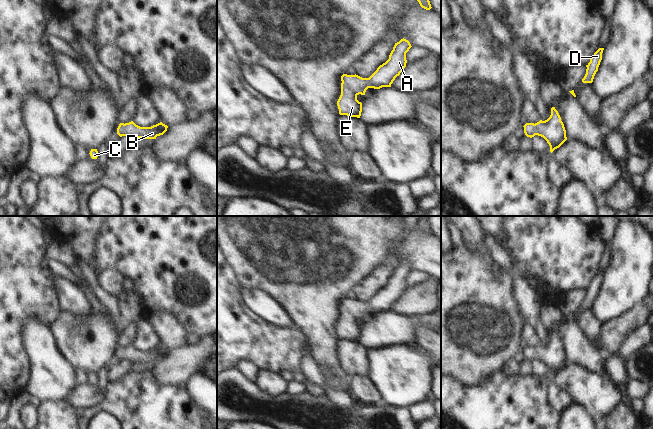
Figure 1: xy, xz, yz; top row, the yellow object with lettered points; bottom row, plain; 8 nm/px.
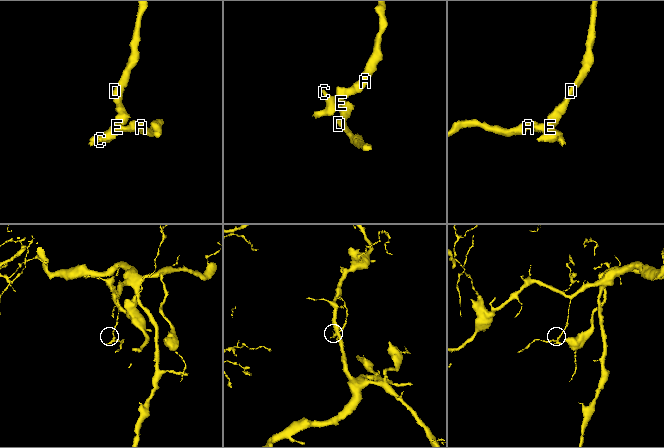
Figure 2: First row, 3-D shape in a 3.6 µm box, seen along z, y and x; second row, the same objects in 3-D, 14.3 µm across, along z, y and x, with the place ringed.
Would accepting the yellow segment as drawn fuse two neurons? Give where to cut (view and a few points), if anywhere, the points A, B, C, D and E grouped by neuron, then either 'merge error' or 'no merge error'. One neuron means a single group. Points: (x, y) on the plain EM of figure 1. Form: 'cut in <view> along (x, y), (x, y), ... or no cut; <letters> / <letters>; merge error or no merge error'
no cut; A B C D E; no merge error

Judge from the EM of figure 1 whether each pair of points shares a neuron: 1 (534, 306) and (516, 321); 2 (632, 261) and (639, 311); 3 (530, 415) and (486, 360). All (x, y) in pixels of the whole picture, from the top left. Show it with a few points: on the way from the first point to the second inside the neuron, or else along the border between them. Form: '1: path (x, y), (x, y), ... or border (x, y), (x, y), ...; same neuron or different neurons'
1: border (515, 294), (519, 311), (527, 321); different neurons
2: border (642, 301), (618, 315); different neurons
3: border (501, 369), (476, 385); different neurons

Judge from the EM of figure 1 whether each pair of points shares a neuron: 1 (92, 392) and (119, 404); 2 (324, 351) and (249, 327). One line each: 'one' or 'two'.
1: two
2: two

